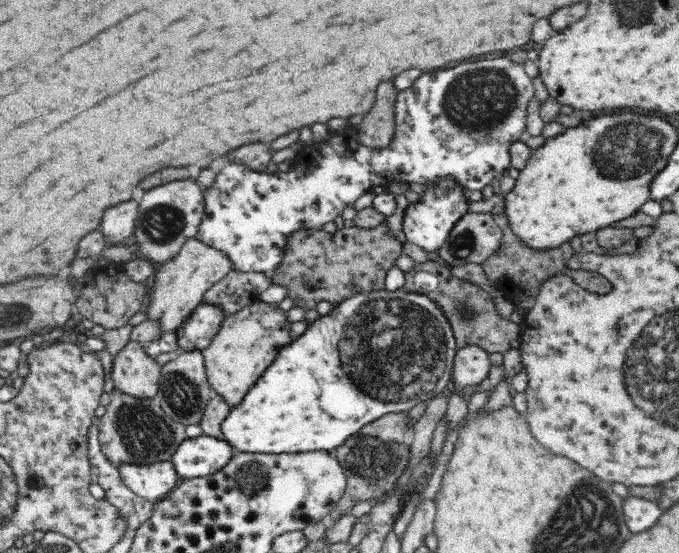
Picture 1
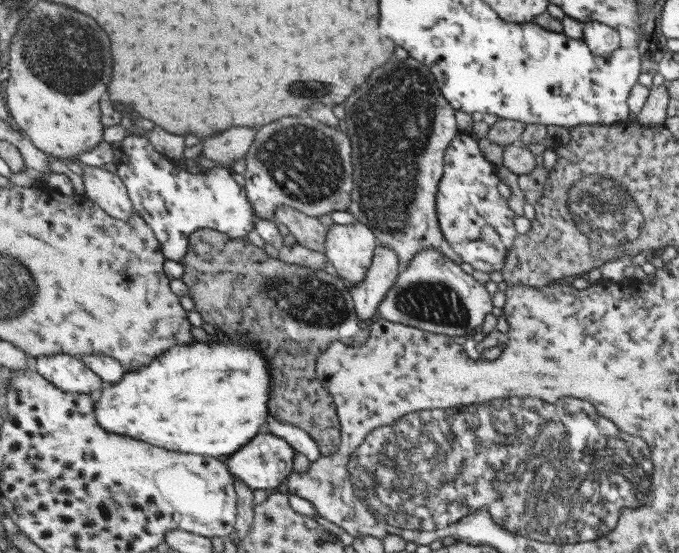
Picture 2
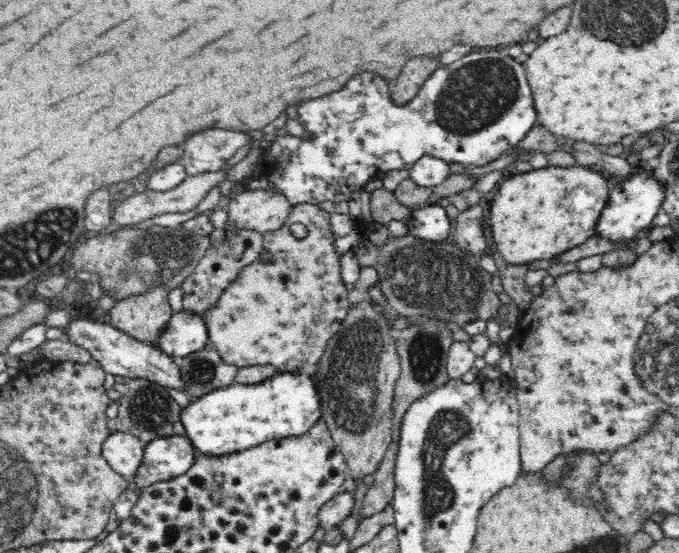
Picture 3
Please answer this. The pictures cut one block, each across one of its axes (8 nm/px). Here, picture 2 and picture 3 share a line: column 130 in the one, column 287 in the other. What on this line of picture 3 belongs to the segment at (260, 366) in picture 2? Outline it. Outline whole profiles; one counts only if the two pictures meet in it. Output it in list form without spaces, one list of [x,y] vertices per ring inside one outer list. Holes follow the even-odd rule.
[[[284,372],[262,384],[236,384],[236,386],[228,386],[228,388],[216,388],[208,394],[202,394],[200,398],[190,400],[190,404],[180,410],[180,420],[186,430],[186,440],[192,442],[196,454],[220,458],[220,456],[230,456],[234,452],[254,448],[254,446],[274,440],[274,438],[288,438],[294,434],[304,434],[312,426],[312,422],[316,422],[316,418],[322,416],[318,412],[318,408],[320,408],[318,396],[316,396],[318,388],[312,386],[308,372],[304,372],[302,376],[296,374],[296,378],[292,378],[292,376],[294,374]]]

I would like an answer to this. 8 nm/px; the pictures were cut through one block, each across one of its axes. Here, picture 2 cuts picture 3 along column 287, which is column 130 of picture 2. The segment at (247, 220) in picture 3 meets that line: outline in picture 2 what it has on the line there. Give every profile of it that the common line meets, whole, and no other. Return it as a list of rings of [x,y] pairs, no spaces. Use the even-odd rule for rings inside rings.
[[[81,164],[81,168],[85,170],[85,196],[91,198],[95,204],[103,206],[103,210],[107,210],[111,216],[131,222],[137,214],[137,208],[123,178],[119,174],[111,174],[107,170],[87,164]]]

